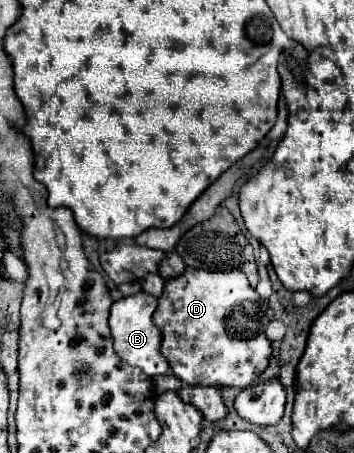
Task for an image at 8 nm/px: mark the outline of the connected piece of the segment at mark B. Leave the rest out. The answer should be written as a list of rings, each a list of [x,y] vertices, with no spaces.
[[[137,292],[133,296],[125,296],[111,306],[109,316],[109,328],[113,336],[113,344],[117,354],[121,354],[123,362],[129,362],[131,366],[141,368],[149,376],[159,376],[169,372],[169,362],[161,356],[161,330],[153,322],[153,312],[157,308],[157,298],[147,292]]]

